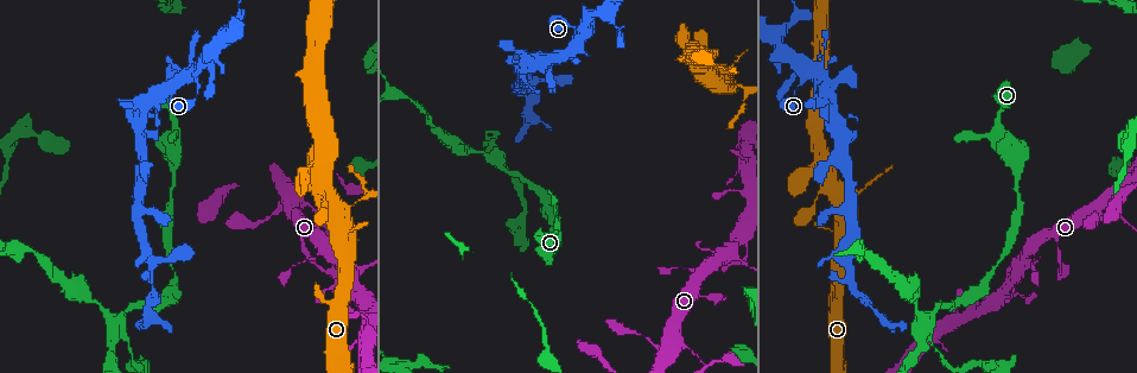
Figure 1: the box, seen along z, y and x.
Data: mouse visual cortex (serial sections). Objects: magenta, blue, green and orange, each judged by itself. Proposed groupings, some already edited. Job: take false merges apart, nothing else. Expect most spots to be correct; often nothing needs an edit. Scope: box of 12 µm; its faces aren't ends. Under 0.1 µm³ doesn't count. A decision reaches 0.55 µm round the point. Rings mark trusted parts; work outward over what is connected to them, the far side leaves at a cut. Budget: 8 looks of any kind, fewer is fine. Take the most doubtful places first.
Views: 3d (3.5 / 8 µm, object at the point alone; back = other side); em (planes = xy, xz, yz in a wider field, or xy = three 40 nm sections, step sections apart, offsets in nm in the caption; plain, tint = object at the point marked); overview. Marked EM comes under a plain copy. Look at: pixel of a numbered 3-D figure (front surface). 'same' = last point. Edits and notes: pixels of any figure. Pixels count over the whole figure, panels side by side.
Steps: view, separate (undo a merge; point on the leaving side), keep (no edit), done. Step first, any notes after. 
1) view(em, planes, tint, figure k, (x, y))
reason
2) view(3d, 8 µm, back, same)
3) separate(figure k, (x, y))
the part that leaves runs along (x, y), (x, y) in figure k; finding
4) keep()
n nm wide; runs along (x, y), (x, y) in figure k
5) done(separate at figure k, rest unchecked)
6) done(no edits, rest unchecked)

view(3d, 8 µm, figure 1, (112, 323))
thin neck

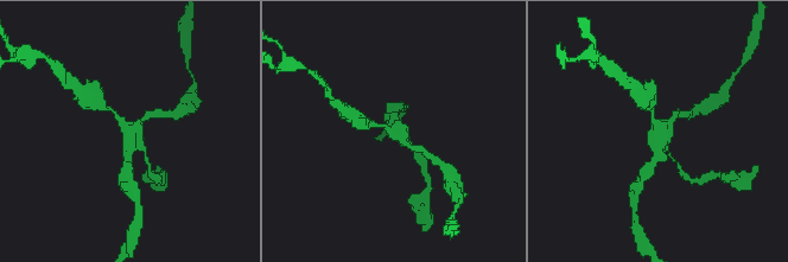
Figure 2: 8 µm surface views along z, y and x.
view(em, xy, step 5, tint, figure 2, (398, 134))
4 arms; arms of 100, 150, 250, 300 nm

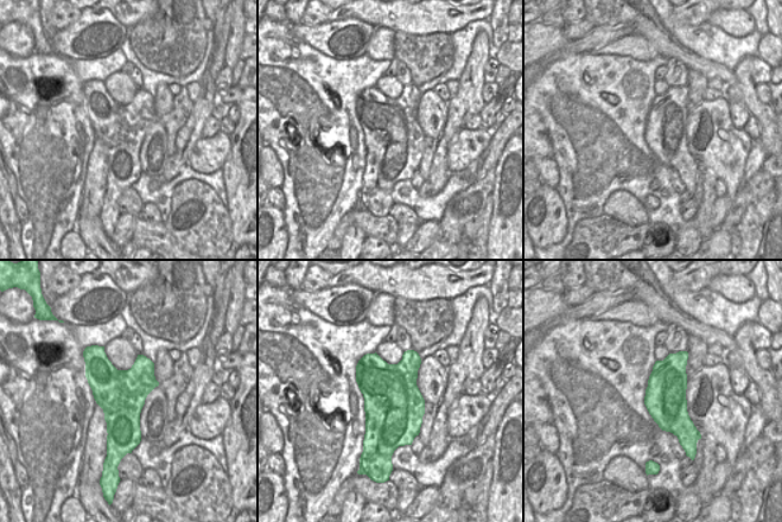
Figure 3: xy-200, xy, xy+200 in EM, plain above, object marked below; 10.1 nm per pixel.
keep()
runs along (423, 151), (373, 122) in figure 2; one cell here

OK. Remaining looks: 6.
view(3d, 3.5 µm, figure 1, (195, 74))
thick turns thin

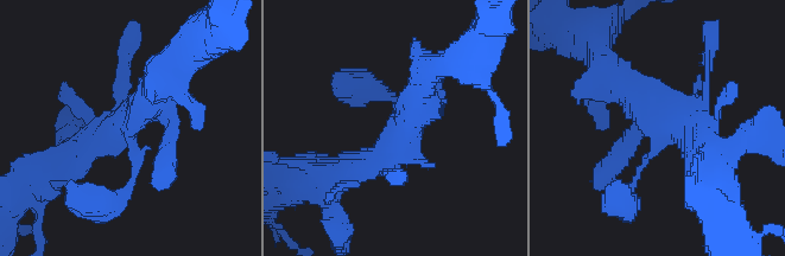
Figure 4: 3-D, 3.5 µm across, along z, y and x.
view(em, planes, tint, figure 4, (130, 136))

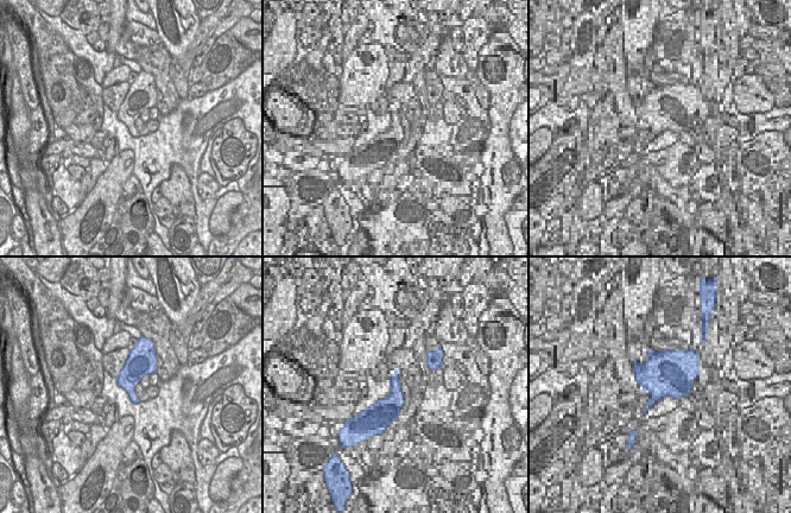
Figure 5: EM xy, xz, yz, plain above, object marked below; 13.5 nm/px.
view(em, xy, step 2, tint, same)
cut it another way

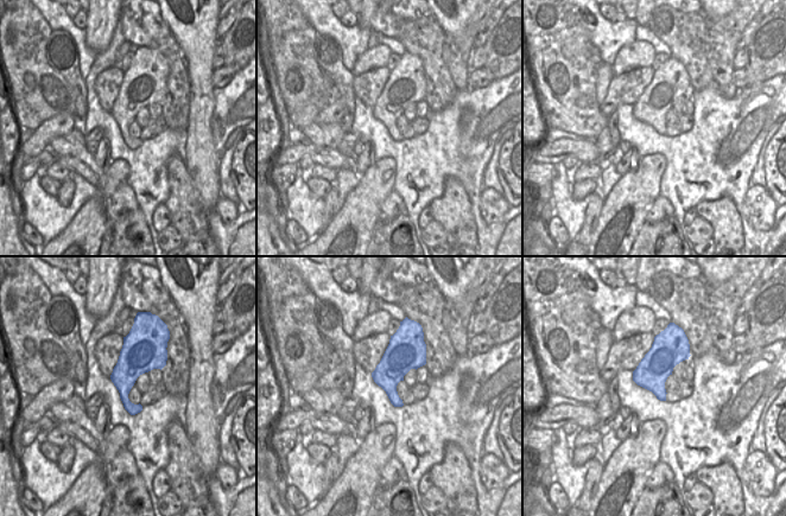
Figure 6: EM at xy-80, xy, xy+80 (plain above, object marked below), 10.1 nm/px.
keep()
runs along (392, 96), (399, 136), (334, 176) in figure 4; one cell here

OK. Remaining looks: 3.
view(3d, 3.5 µm, figure 1, (621, 31))
thick turns thin

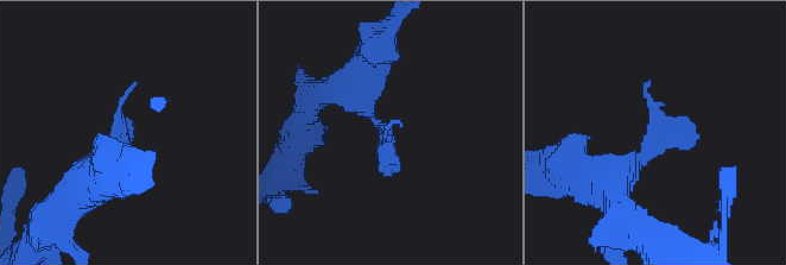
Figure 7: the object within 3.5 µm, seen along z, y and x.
view(em, xy, step 1, tint, figure 7, (386, 133))
need the tissue

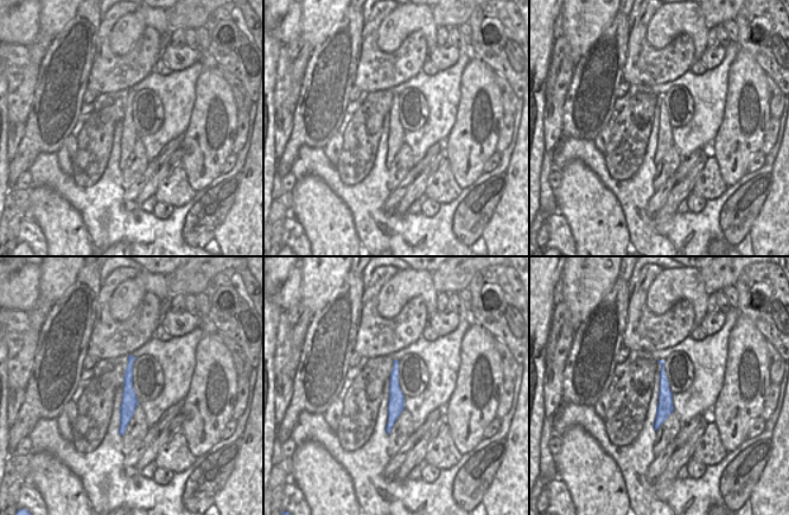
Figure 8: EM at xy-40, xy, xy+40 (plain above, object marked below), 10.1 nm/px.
keep()
170 nm wide; runs along (83, 183), (134, 84) in figure 7; one cell here

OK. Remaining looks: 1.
done(no edits, rest unchecked)

